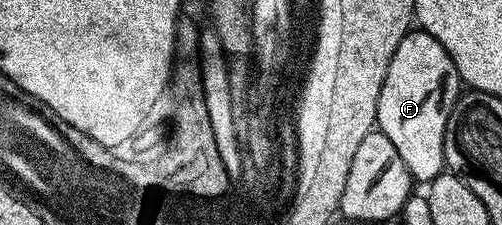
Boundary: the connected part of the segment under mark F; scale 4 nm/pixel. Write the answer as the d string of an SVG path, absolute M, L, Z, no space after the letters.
M411 31L399 47L395 47L395 55L379 91L375 125L379 132L391 139L414 182L434 181L446 168L445 128L455 100L453 84L458 81L447 51L429 33Z

